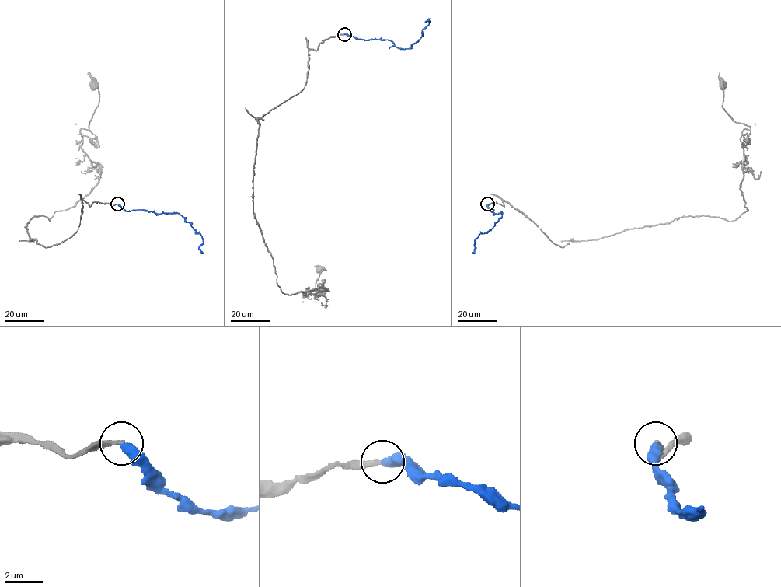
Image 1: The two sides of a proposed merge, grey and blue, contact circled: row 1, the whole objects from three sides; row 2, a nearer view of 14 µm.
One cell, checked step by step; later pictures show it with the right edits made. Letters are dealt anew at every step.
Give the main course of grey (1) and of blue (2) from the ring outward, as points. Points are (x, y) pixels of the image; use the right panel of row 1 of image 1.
1: (487, 204), (561, 247), (682, 216), (733, 221), (751, 127), (723, 107), (722, 84)
2: (487, 204), (489, 211), (493, 210), (493, 214), (502, 213), (502, 216), (491, 229), (479, 235), (472, 253)

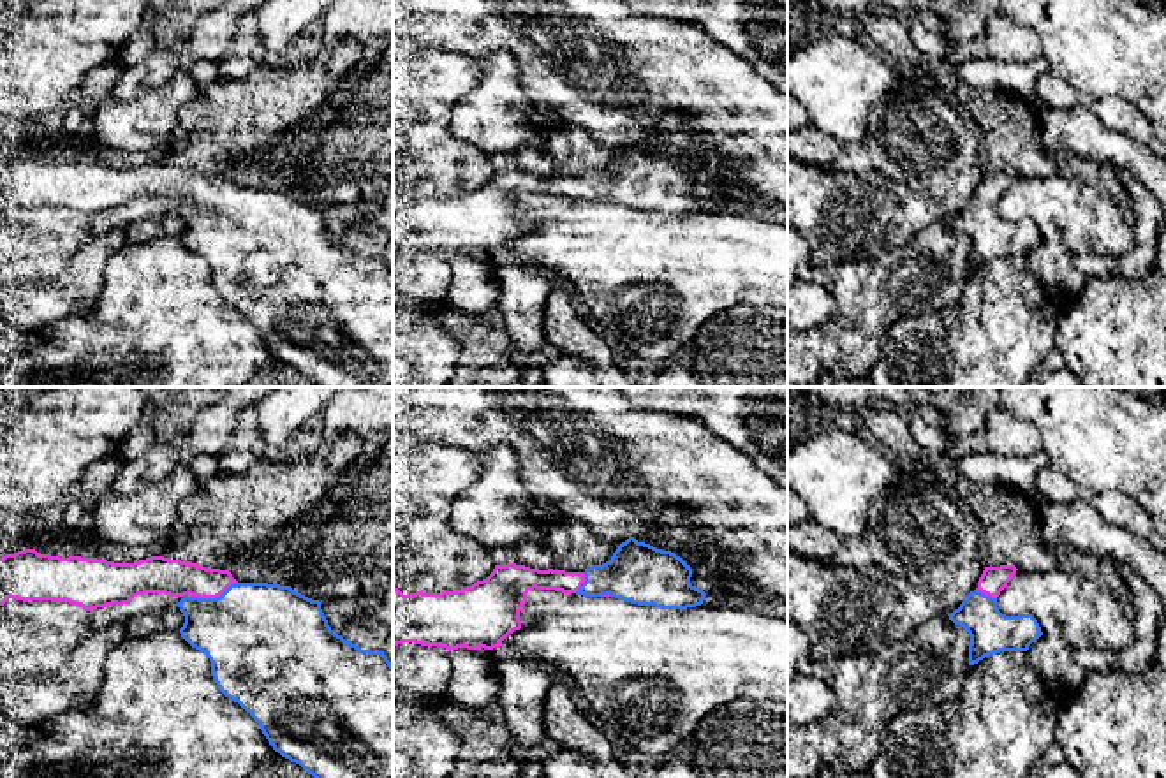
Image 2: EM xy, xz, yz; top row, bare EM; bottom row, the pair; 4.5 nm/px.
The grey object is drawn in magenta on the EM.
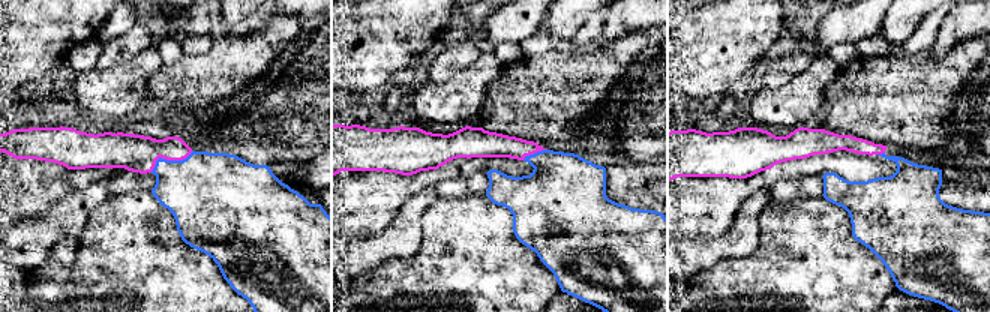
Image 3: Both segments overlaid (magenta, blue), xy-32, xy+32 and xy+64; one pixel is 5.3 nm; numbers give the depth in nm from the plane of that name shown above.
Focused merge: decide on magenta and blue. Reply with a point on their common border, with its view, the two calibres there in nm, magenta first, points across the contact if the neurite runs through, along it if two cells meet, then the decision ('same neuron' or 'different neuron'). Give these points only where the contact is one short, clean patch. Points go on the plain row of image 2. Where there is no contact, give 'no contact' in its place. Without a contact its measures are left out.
meets magenta in xy at (214, 203); 170 nm thick on the magenta side, 480 nm on the other; runs through xy (175, 183), (196, 185), (214, 203), (254, 240); same neuron

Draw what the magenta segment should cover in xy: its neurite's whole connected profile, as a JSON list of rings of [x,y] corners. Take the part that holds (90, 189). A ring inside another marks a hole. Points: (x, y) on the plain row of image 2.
[[[35,155],[0,164],[0,211],[16,206],[69,208],[92,217],[123,211],[137,201],[166,199],[180,202],[185,229],[181,243],[211,268],[218,296],[238,308],[261,333],[275,357],[299,370],[317,387],[393,387],[393,269],[384,257],[361,255],[335,239],[321,215],[291,192],[268,188],[238,188],[229,176],[164,162],[134,169],[114,169],[81,162],[49,162]]]

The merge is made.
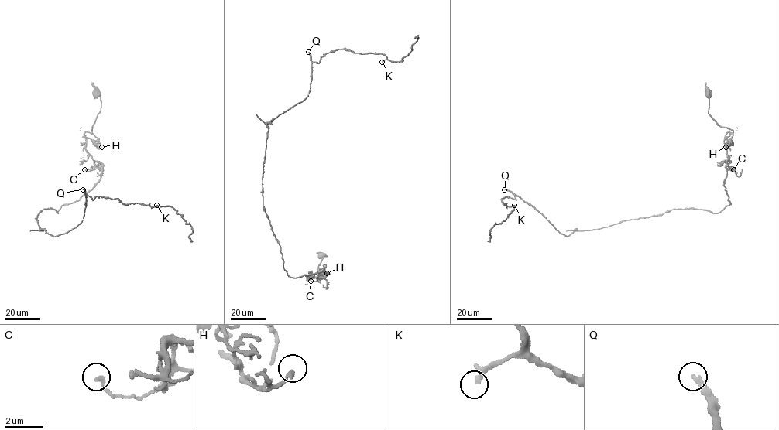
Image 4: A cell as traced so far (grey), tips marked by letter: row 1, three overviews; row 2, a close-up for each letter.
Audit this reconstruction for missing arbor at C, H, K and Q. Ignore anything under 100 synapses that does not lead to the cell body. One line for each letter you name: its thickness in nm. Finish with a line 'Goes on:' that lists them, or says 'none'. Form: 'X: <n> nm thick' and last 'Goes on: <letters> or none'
Q: 240 nm thick
Goes on: Q

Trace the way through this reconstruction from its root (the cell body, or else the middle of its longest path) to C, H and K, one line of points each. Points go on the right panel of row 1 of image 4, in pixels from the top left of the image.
C: (708, 93), (710, 116), (718, 125), (732, 131), (726, 133), (724, 144), (726, 164), (733, 169)
H: (708, 93), (710, 116), (718, 125), (732, 131), (731, 139), (726, 144), (728, 147), (725, 148), (725, 147)
K: (708, 93), (732, 131), (718, 212), (566, 236), (514, 205)

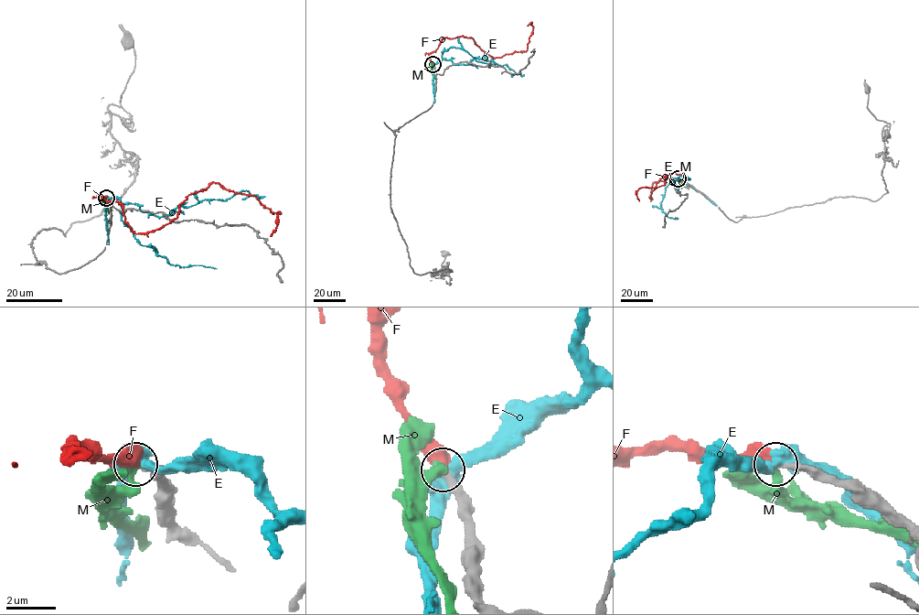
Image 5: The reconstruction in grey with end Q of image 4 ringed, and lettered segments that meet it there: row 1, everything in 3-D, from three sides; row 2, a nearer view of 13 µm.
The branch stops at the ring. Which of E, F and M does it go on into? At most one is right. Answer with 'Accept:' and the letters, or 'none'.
Accept: F

